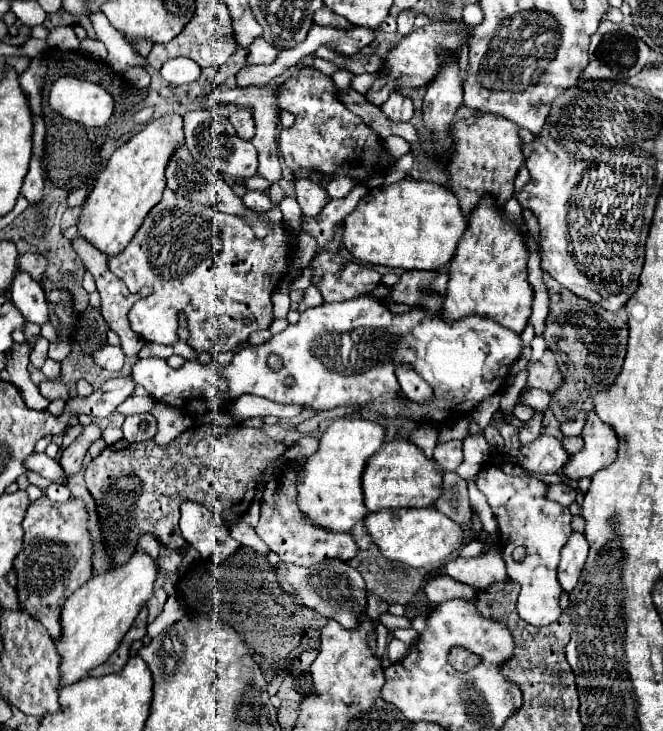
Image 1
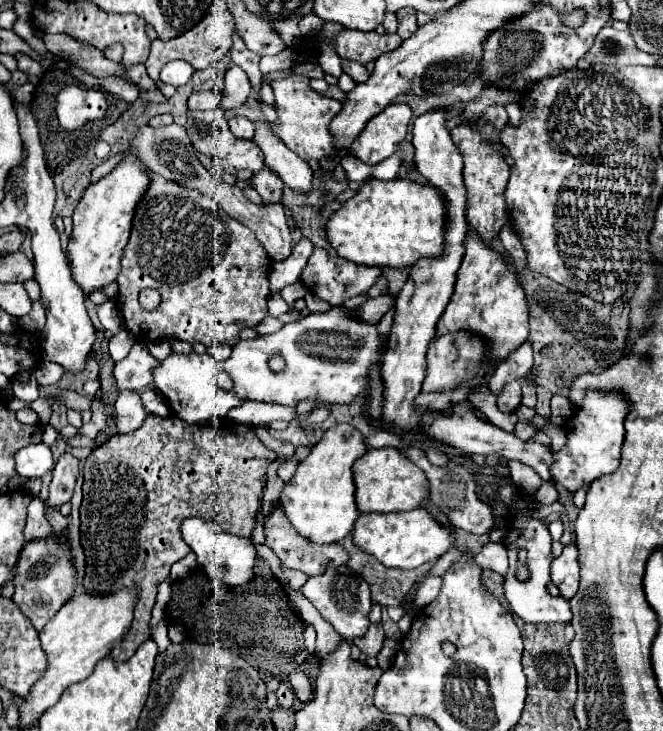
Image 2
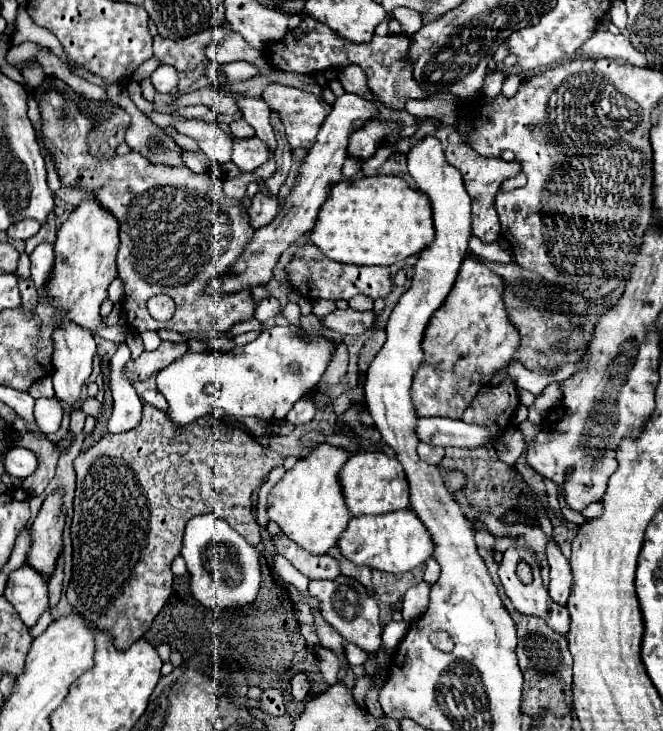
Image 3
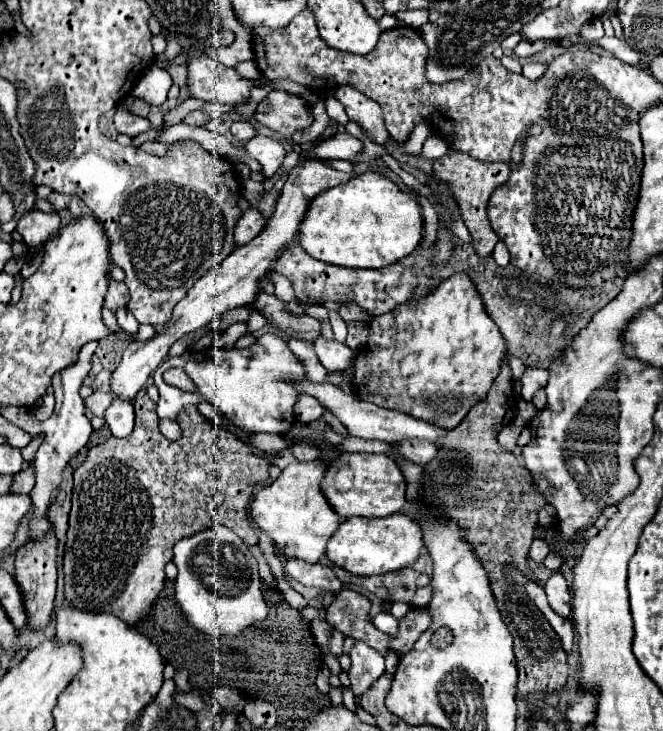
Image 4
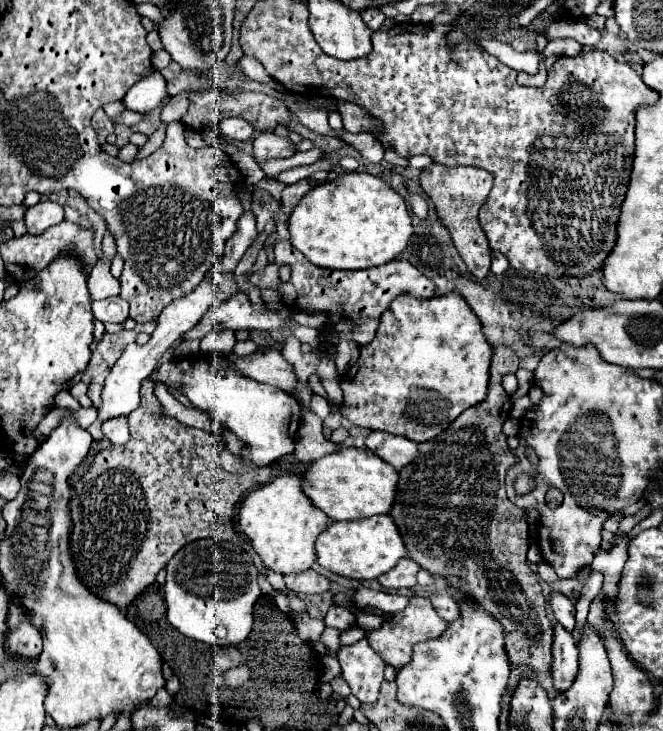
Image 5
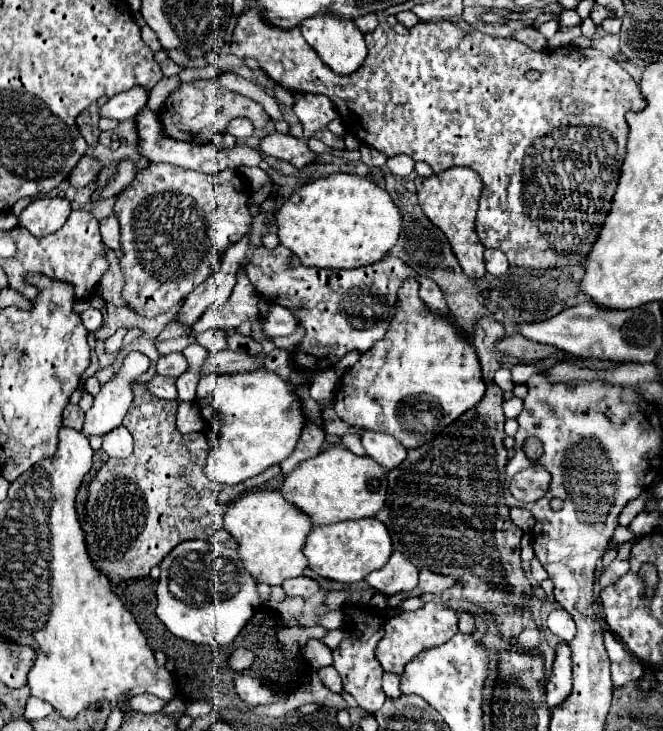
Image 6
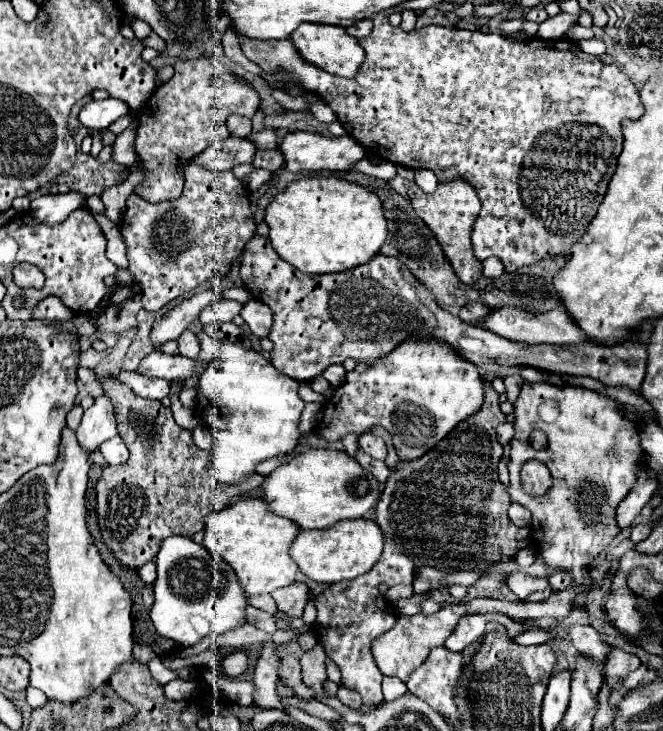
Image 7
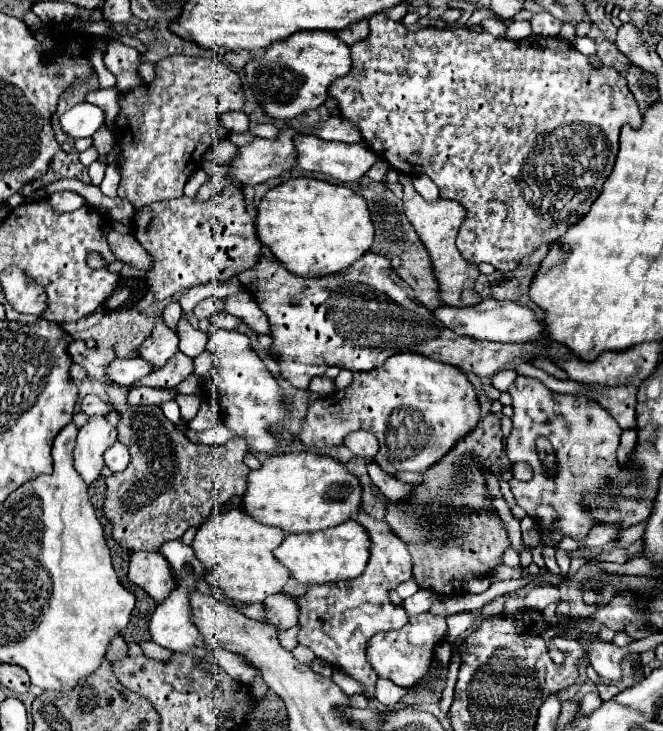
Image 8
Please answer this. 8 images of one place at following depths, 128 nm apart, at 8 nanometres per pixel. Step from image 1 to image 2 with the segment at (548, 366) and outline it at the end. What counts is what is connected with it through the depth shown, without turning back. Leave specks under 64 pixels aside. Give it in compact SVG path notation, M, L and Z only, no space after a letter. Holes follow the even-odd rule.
M512 380L510 384L504 386L502 394L498 396L498 408L506 414L514 412L518 406L522 404L522 382L520 380Z

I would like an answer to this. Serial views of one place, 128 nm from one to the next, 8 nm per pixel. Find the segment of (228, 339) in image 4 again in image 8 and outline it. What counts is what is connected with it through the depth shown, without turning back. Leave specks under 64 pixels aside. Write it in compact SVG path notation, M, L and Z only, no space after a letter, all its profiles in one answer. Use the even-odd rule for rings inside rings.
M204 350L200 356L194 358L194 374L198 378L204 378L208 374L208 370L214 368L214 364L216 364L216 356L212 356L212 352ZM178 394L176 402L180 406L180 414L184 420L192 420L200 408L200 396L198 394Z

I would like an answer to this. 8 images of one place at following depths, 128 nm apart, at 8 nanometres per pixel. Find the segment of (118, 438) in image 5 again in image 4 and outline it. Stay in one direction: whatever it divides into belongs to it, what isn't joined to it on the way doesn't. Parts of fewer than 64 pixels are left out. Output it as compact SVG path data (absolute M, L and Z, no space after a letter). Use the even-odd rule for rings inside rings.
M112 394L114 400L110 404L110 408L104 414L106 424L110 426L112 436L122 438L128 436L134 428L134 406L128 400L120 400L116 394Z

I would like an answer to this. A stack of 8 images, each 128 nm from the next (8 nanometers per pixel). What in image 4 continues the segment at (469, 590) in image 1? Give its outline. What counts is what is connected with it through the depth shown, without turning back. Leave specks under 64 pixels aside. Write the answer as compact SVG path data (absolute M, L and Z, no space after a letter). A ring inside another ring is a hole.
M430 586L418 588L416 596L410 600L410 608L426 608L428 602L430 602L430 596L432 596L432 588Z

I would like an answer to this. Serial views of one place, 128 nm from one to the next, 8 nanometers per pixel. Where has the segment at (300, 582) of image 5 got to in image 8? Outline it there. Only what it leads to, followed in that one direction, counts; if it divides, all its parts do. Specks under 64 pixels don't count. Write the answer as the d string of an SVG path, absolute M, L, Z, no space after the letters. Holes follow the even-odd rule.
M272 594L268 596L268 600L264 600L266 608L268 608L268 622L274 624L278 630L288 630L292 626L296 626L300 608L296 608L296 596L290 594Z

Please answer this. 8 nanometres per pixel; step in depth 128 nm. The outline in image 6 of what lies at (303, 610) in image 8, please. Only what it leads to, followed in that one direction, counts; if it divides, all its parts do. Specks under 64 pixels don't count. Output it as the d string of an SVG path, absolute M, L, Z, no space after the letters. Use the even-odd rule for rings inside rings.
M394 552L388 564L366 576L366 582L382 594L408 592L418 586L418 568L400 552ZM346 608L344 610L344 628L350 630L350 638L344 640L338 648L336 648L336 670L342 678L344 690L348 694L352 694L352 698L358 702L358 706L362 710L366 710L368 714L378 712L378 708L384 704L386 694L382 692L382 666L374 656L374 648L376 642L382 638L384 628L382 628L382 620L378 616L374 616L374 612L370 610L356 610L356 608Z

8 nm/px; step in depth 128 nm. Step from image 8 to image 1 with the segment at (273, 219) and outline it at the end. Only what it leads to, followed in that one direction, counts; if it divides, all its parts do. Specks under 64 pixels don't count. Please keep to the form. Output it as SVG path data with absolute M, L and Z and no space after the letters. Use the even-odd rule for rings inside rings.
M400 180L390 186L372 188L356 210L344 220L344 246L364 264L384 264L404 270L442 270L456 254L460 236L468 222L452 190L420 180Z

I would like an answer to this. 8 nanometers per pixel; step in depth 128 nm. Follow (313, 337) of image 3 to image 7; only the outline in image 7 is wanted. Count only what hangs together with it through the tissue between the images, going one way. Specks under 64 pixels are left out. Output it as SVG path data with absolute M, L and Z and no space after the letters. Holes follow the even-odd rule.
M222 344L218 358L202 374L198 386L196 416L216 428L216 442L211 450L210 471L218 482L234 484L238 480L250 478L256 466L268 458L292 452L298 446L300 430L298 422L304 410L304 402L298 396L298 382L280 374L270 360L254 350L244 350L240 344Z

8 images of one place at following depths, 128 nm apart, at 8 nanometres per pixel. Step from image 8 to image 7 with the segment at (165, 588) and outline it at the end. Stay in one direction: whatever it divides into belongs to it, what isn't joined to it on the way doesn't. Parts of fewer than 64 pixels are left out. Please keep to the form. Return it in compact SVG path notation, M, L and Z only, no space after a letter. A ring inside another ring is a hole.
M154 562L144 564L142 568L138 568L138 574L140 574L140 578L142 578L146 584L154 584L154 580L156 580L156 564L154 564Z

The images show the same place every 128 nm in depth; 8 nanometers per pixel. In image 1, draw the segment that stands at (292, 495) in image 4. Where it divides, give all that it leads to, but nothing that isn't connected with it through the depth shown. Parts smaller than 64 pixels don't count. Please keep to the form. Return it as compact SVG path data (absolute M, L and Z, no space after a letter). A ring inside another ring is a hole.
M340 418L326 428L320 438L320 448L306 460L302 480L298 482L298 506L312 524L334 532L348 532L356 522L368 516L364 506L362 474L366 462L380 450L384 440L386 428L364 418Z

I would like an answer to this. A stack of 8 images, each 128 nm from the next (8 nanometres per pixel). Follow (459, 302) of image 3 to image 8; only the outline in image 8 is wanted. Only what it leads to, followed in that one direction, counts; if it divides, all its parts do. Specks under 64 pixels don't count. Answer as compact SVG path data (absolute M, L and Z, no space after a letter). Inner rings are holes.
M400 352L390 356L380 368L368 372L354 372L352 384L328 398L320 398L310 404L308 416L300 428L300 440L308 446L340 446L344 436L354 430L372 432L380 442L380 452L374 462L384 468L384 472L394 474L398 470L424 472L428 466L436 464L464 434L468 434L480 420L480 402L476 388L458 368L448 368L428 356L416 352Z

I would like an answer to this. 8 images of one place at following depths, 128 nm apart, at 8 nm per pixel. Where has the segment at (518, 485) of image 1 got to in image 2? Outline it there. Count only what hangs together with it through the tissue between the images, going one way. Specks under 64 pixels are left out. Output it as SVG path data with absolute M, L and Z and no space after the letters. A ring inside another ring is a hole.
M498 478L498 490L496 496L500 502L506 502L506 506L512 510L512 522L510 522L510 532L504 538L504 544L508 548L508 558L510 558L510 570L504 576L504 588L506 588L506 600L512 608L512 612L522 618L524 622L532 622L532 624L554 624L554 622L570 622L572 620L572 612L570 612L570 604L564 598L554 598L548 592L548 584L550 584L550 564L554 560L552 556L552 538L550 538L550 530L548 530L548 522L544 518L536 518L536 516L526 516L530 514L532 506L530 502L526 504L526 498L518 492L518 488L514 486L512 480L506 478ZM524 548L528 550L528 558L526 558L526 566L528 566L528 580L520 582L516 580L516 570L518 570L518 550Z

